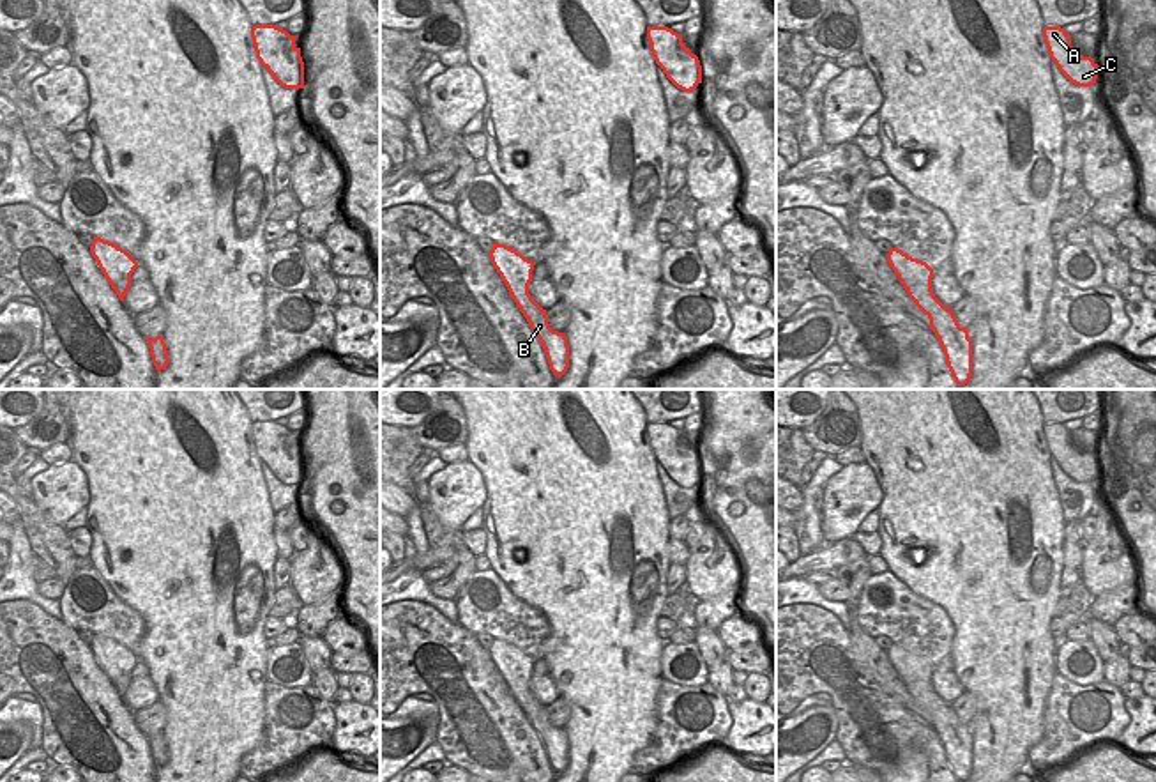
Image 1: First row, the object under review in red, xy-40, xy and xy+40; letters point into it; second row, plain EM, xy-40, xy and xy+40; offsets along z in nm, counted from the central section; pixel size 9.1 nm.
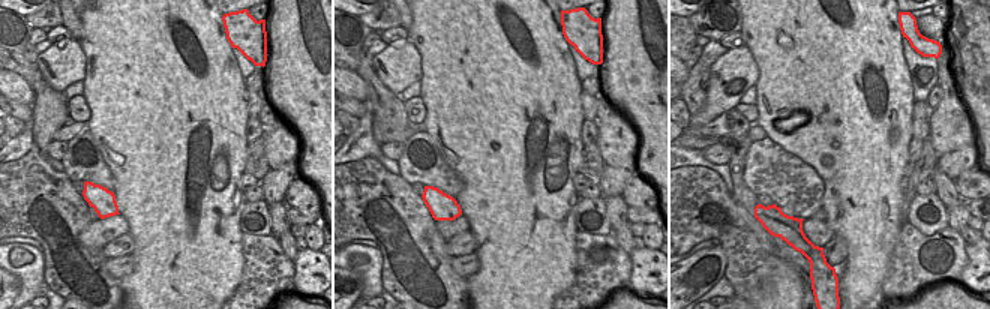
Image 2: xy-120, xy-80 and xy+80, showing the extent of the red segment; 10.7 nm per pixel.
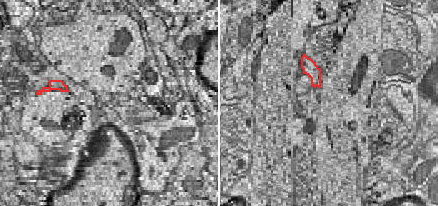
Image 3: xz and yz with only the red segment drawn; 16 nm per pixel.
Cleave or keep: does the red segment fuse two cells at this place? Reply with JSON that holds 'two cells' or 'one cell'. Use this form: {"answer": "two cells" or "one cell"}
{"answer": "two cells"}

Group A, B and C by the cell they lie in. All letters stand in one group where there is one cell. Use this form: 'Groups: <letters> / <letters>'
Groups: A C / B

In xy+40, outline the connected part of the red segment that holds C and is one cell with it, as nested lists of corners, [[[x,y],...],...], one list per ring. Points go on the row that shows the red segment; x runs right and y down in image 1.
[[[1045,27],[1043,37],[1059,71],[1078,87],[1096,83],[1099,65],[1091,58],[1076,53],[1071,46],[1071,35],[1061,27]]]

